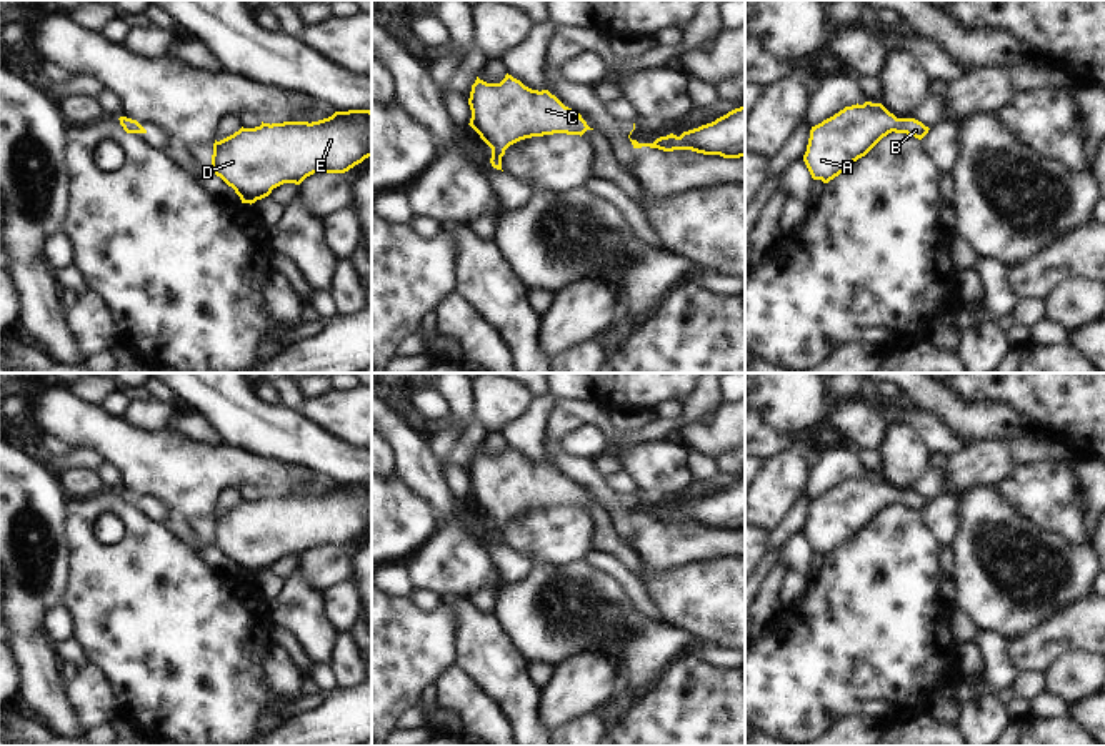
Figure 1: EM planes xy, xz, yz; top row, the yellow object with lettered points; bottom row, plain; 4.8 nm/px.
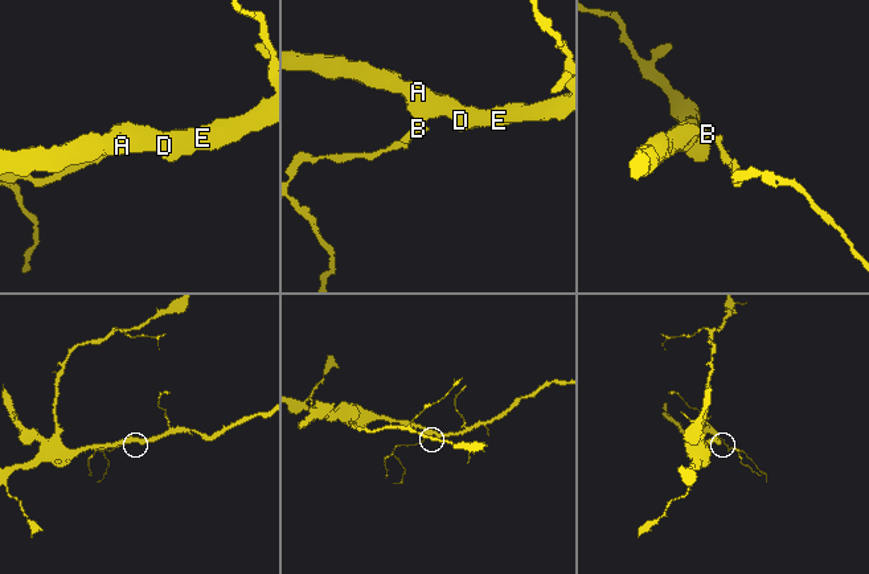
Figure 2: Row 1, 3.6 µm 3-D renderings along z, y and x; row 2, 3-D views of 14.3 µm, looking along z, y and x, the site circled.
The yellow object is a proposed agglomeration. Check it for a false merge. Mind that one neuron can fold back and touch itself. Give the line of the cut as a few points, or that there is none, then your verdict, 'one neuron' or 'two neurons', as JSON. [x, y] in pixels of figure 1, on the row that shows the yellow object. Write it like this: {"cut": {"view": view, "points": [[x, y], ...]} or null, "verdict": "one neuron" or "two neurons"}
{"cut": null, "verdict": "one neuron"}

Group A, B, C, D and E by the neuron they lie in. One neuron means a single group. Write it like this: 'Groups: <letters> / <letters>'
Groups: A B C D E

